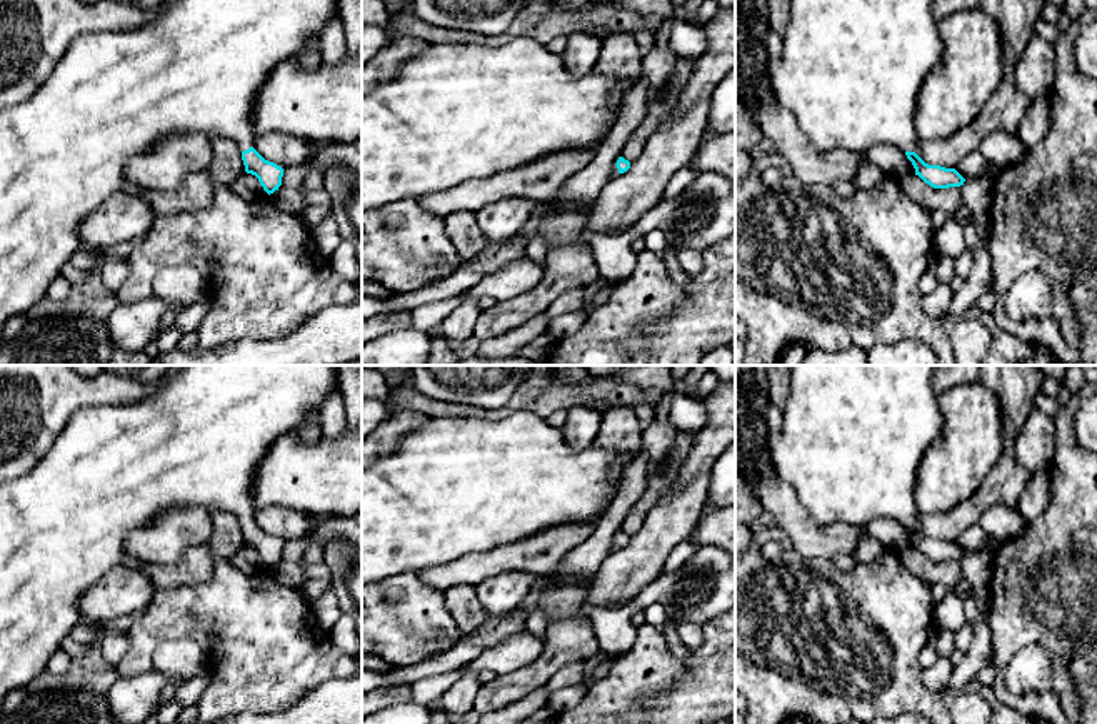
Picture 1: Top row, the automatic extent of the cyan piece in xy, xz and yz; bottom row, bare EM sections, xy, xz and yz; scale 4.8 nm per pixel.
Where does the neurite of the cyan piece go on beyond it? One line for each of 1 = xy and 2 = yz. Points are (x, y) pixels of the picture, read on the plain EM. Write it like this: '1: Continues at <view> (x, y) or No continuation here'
1: Continues at xy (197, 441)
2: Continues at yz (851, 441)

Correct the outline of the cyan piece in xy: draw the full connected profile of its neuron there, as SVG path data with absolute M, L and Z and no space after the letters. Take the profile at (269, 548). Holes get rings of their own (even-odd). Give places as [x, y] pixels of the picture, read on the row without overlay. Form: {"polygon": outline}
{"polygon": "M187 365L172 375L157 394L132 404L82 407L70 417L50 450L38 464L22 479L8 480L0 485L0 711L7 694L13 689L27 689L27 686L47 671L47 664L53 652L60 651L60 642L70 636L78 621L83 619L78 611L78 599L95 582L103 579L113 567L122 566L125 554L125 540L135 529L147 527L155 517L167 509L202 505L212 512L230 512L242 524L245 546L258 552L263 564L270 569L282 559L283 542L265 534L253 522L252 480L258 462L285 434L297 434L302 422L322 410L323 402L340 385L338 365Z"}

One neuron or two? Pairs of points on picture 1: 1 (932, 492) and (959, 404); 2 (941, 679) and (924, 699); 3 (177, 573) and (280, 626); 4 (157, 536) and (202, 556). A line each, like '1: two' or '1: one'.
1: one
2: two
3: two
4: two

